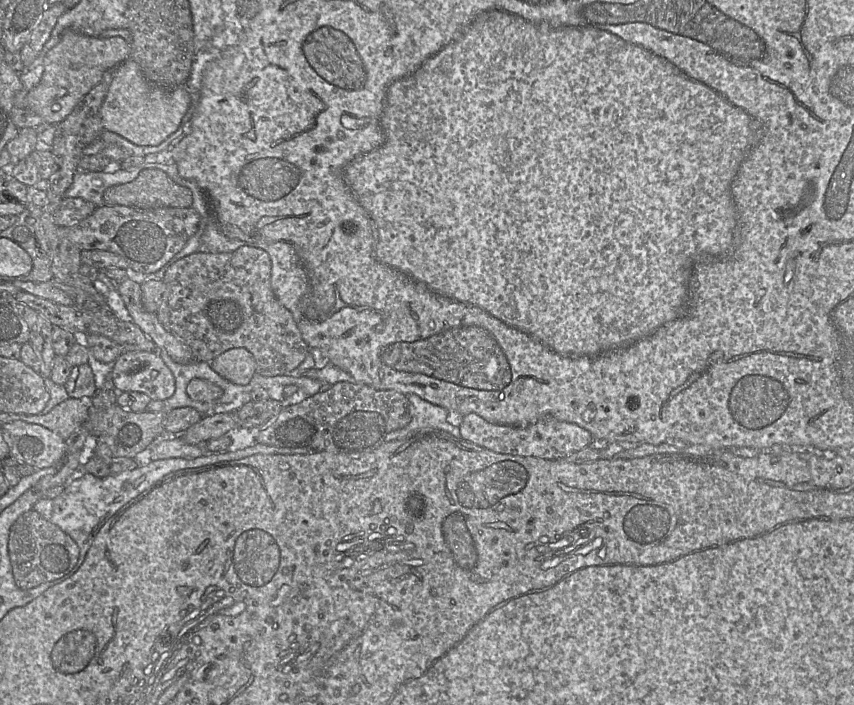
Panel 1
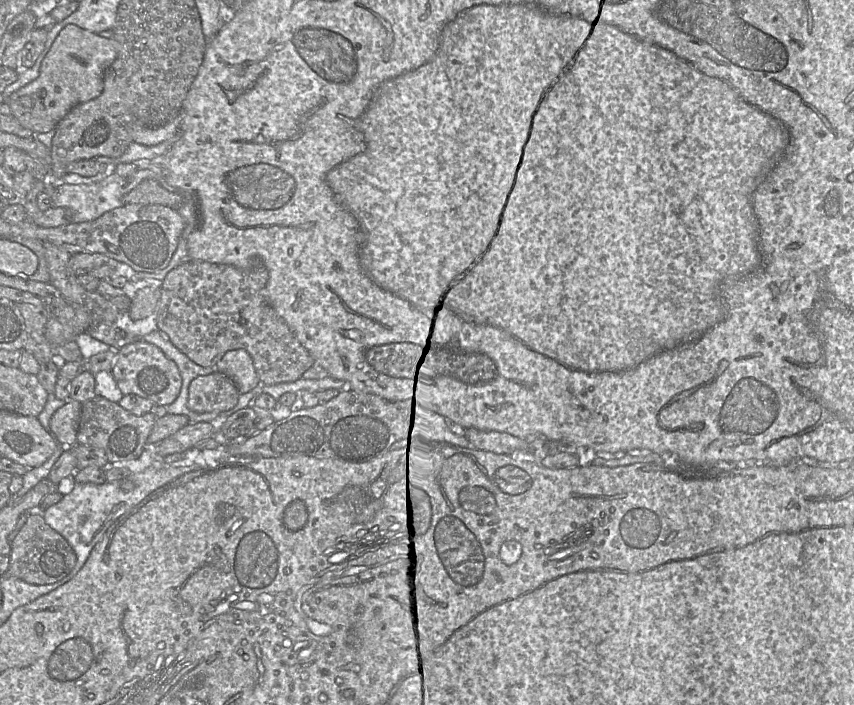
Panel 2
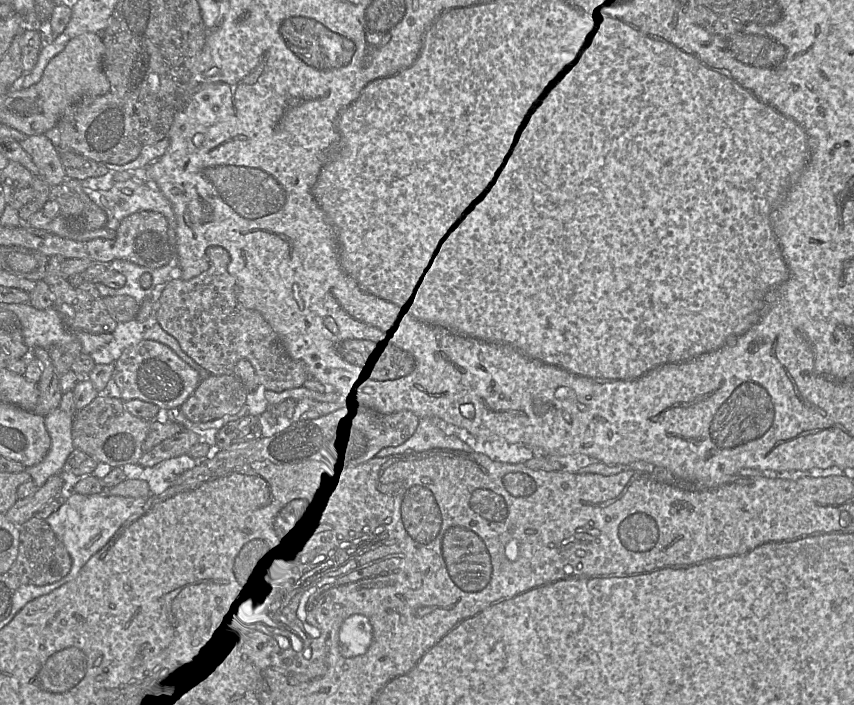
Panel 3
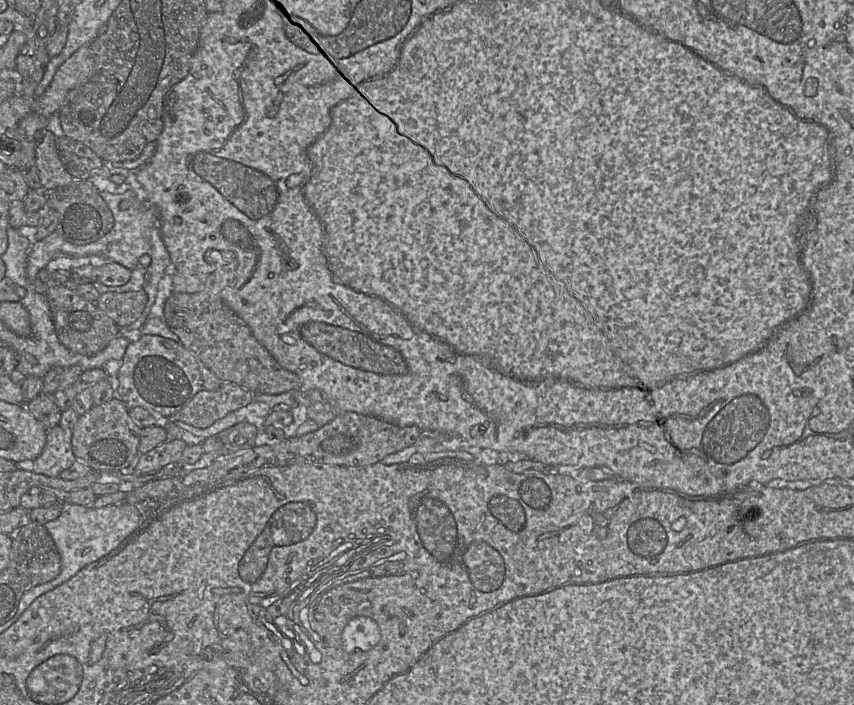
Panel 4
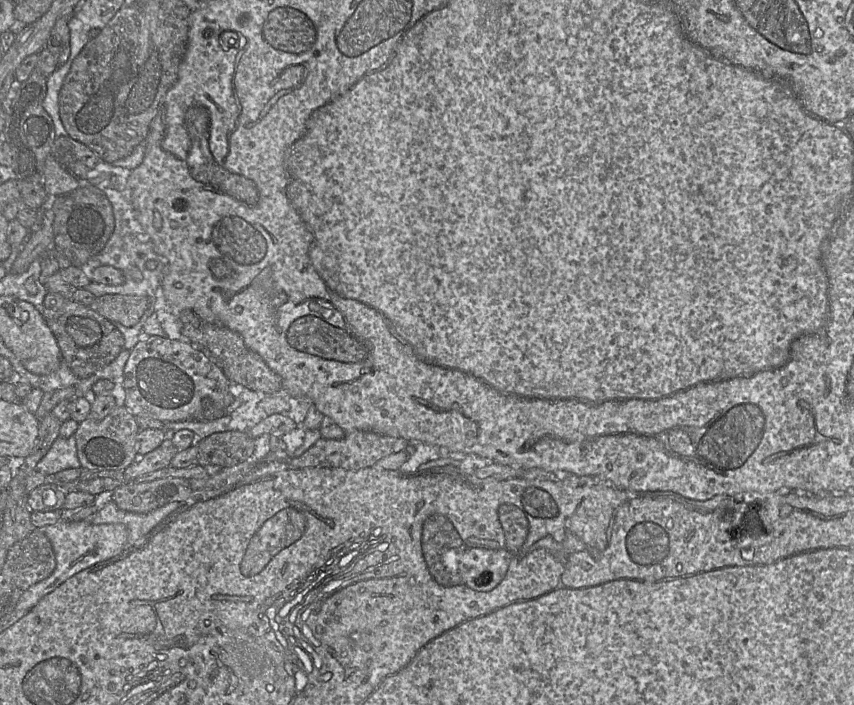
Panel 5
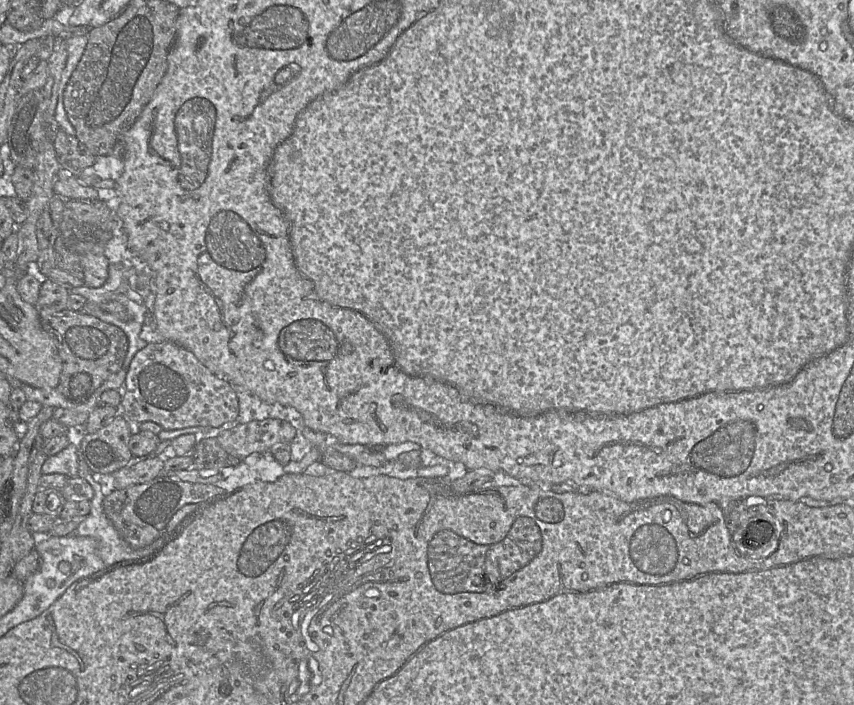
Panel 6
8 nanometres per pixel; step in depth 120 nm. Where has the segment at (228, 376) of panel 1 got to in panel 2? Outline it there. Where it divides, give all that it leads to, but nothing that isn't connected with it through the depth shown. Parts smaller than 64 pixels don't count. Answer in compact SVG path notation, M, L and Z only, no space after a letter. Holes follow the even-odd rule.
M243 349L226 352L216 364L215 370L229 377L240 394L251 391L260 382L252 357Z

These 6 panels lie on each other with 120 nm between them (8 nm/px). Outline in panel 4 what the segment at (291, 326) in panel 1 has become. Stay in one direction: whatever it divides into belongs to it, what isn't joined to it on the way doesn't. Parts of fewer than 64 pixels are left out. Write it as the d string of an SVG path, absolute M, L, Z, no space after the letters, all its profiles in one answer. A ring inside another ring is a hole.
M216 249L208 250L205 253L205 260L213 266L213 273L210 274L210 276L207 278L205 286L203 290L196 293L177 293L173 292L169 298L165 302L164 306L164 322L167 325L167 327L175 333L180 341L181 344L188 350L190 350L196 358L198 358L209 370L211 370L222 382L231 382L235 383L253 393L263 393L263 394L280 394L284 392L288 392L290 390L296 390L301 389L301 382L299 377L283 368L271 355L271 353L254 337L253 333L251 332L248 325L239 317L236 315L236 313L231 310L221 299L220 293L223 289L226 287L232 287L235 284L236 281L236 269L238 266L238 261L236 259L235 254L232 251L220 251Z

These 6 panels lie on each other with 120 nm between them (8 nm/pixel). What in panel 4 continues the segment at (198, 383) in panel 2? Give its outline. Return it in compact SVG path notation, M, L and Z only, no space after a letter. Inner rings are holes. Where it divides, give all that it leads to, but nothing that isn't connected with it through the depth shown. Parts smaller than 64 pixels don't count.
M222 382L216 390L202 390L181 410L166 420L183 421L206 428L254 400L254 393L231 382Z

